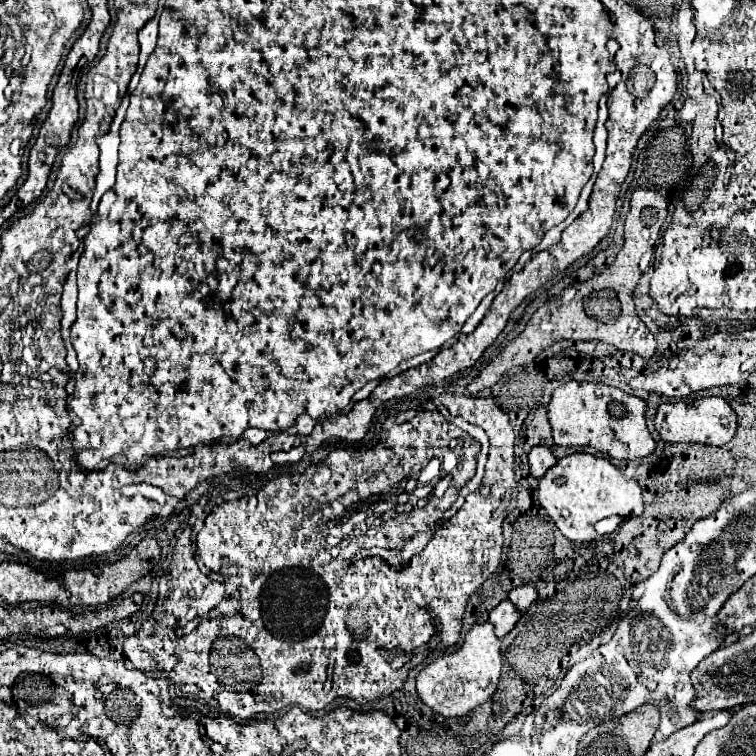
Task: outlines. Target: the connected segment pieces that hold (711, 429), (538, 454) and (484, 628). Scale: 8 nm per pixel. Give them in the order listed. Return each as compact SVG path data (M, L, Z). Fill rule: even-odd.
M702 397L692 403L664 403L658 407L654 423L664 443L704 443L714 447L726 445L734 437L738 427L734 409L720 397Z
M538 445L538 447L534 447L534 449L530 451L528 461L530 461L530 473L532 473L532 477L536 477L536 479L542 479L544 473L546 473L550 467L556 465L556 457L552 455L552 451L550 451L548 447L542 447L542 445Z
M490 623L474 625L458 651L438 657L426 669L422 669L416 677L416 687L420 699L444 717L460 717L468 715L478 705L486 703L498 689L502 657L500 657L502 641L494 635L494 627Z

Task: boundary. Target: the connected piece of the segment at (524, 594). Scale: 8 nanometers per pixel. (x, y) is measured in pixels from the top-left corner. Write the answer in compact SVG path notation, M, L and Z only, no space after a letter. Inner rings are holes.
M522 585L522 587L512 589L508 599L510 599L520 611L526 611L526 609L538 599L538 591L536 591L532 585Z

